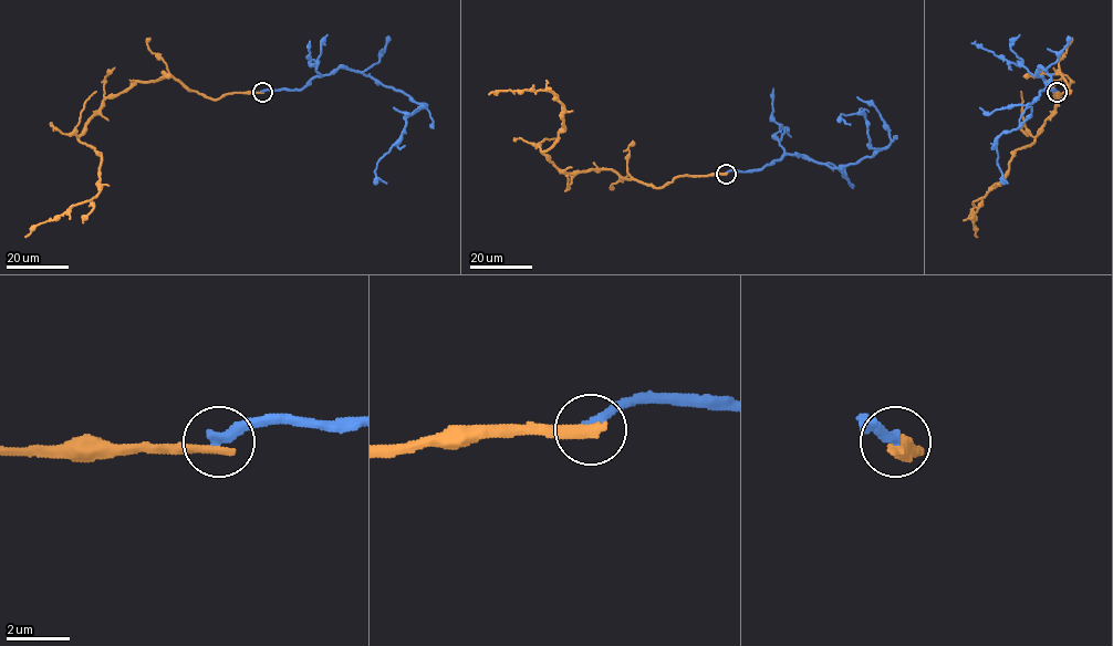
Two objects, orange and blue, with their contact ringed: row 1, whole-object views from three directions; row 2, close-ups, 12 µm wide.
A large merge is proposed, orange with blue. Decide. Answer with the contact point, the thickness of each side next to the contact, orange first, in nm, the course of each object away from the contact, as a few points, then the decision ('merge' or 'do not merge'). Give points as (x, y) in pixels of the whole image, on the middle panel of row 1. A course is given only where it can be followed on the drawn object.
(726, 174) | 360/360 nm | orange via (725, 174), (683, 175), (654, 188), (610, 169), (563, 173), (541, 152), (564, 129), (552, 94), (489, 94) | blue via (725, 174), (763, 168), (786, 154), (842, 167), (890, 144), (869, 144), (863, 114), (839, 117), (850, 125) | do not merge

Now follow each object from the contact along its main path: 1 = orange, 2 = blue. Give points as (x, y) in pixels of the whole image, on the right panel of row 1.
1: (1057, 92), (1060, 100), (1071, 91), (1062, 75), (1052, 81), (1056, 110), (1042, 131), (973, 202), (977, 237)
2: (1057, 92), (1037, 75), (1040, 68), (1050, 81), (1027, 105), (1031, 115), (997, 139), (997, 159), (1008, 184)

